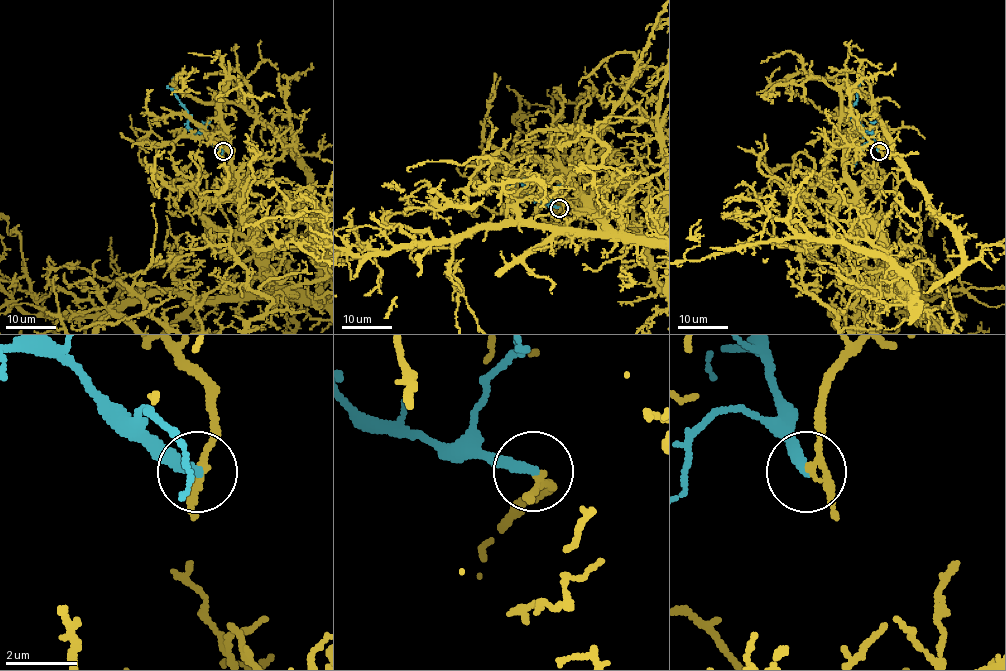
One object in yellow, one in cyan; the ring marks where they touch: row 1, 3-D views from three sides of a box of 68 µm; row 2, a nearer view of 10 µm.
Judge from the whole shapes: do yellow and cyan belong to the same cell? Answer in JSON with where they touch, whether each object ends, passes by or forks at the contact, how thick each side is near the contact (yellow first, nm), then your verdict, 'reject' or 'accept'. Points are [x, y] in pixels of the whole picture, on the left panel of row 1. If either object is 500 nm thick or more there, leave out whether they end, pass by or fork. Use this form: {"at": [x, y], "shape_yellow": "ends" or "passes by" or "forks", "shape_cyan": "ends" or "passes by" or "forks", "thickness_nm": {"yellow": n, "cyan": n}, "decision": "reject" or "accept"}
{"at": [223, 151], "shape_yellow": "passes by", "shape_cyan": "ends", "thickness_nm": {"yellow": 200, "cyan": 320}, "decision": "reject"}

